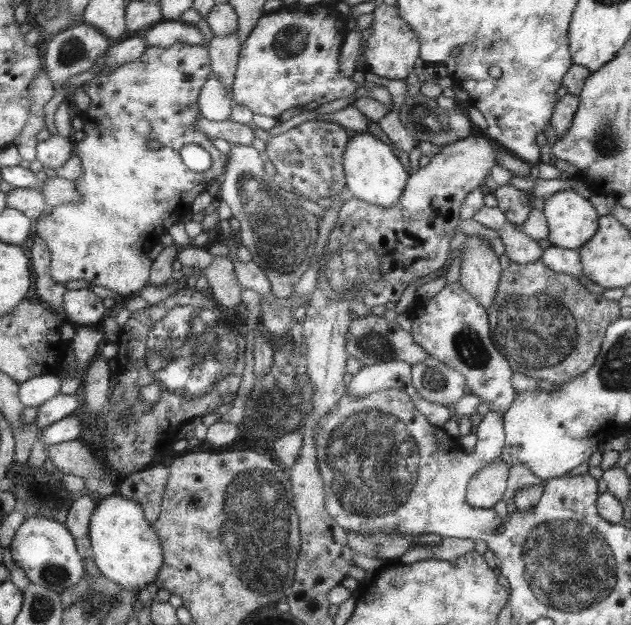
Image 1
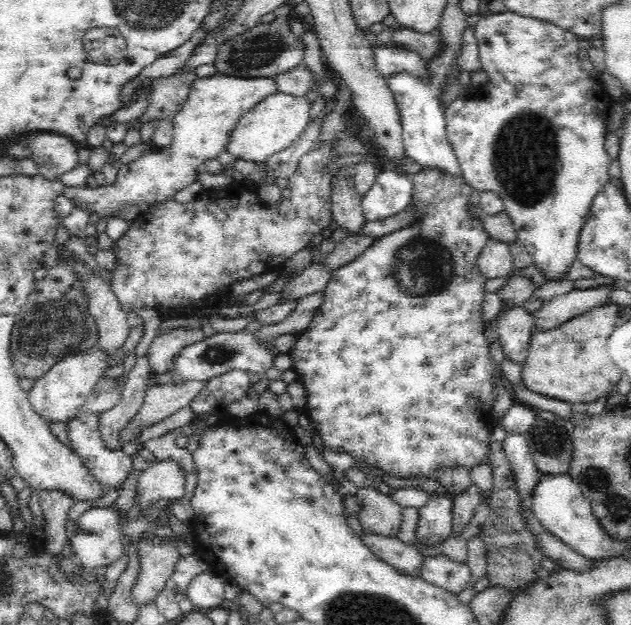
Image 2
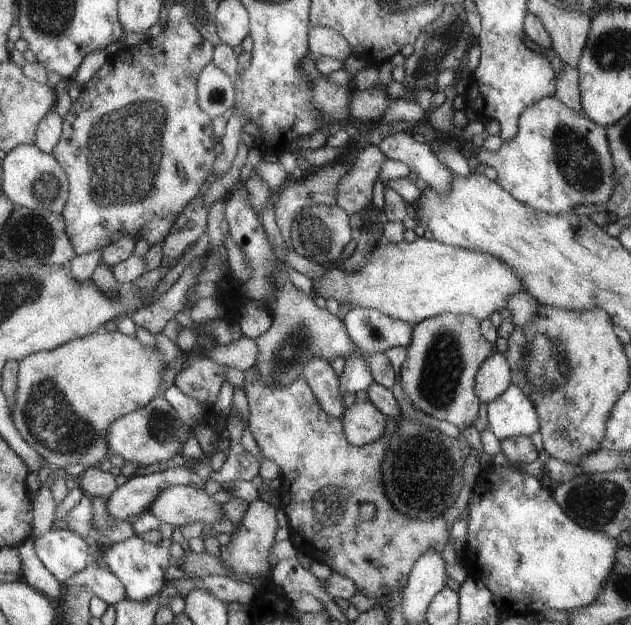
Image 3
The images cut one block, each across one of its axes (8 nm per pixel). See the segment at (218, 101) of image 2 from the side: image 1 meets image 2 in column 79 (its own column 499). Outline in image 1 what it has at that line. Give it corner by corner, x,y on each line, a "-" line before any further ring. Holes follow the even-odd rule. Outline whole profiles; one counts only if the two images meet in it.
508,185
493,190
498,200
498,208
504,213
506,219
515,225
521,225
531,212
532,198
523,190

